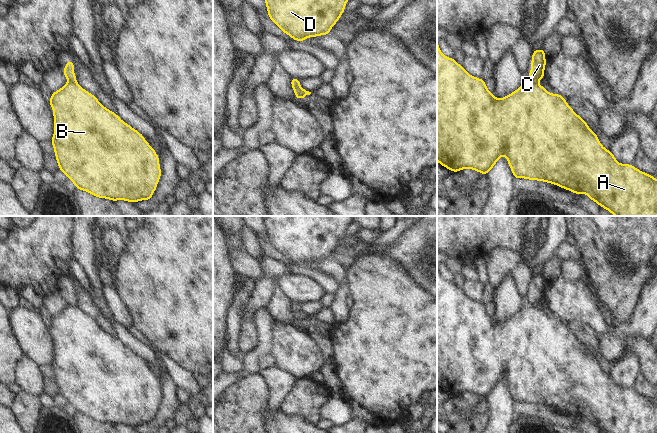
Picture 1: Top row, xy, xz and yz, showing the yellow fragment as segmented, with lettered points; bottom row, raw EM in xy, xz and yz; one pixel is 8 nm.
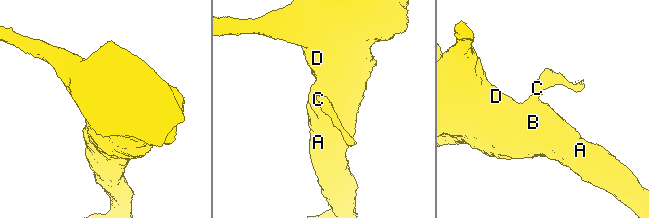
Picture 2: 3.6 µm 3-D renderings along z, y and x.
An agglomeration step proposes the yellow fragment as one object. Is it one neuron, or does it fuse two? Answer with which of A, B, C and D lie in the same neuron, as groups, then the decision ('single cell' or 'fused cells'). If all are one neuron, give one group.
A B D / C; fused cells

